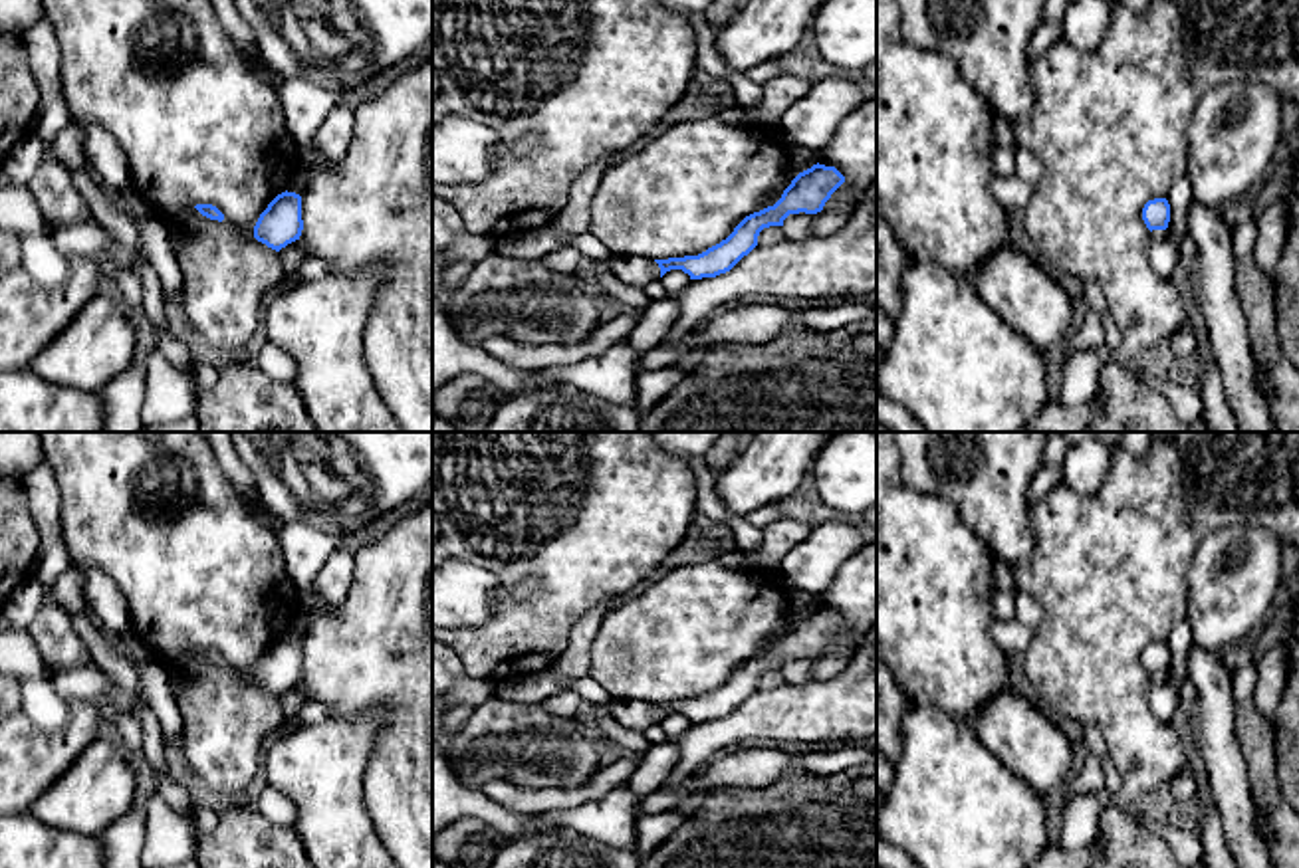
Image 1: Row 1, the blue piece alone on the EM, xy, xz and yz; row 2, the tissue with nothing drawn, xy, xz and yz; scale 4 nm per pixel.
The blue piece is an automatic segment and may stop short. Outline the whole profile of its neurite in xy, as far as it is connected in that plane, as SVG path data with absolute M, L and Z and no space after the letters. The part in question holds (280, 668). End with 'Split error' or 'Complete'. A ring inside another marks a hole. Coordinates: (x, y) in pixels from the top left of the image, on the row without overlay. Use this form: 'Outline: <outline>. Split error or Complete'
Outline: M286 634L260 658L254 670L254 682L280 696L288 688L299 684L301 674L301 640Z. Complete

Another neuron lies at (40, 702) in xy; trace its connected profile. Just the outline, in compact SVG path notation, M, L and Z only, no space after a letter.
M48 678L20 680L22 711L44 731L56 733L69 723L69 700L61 698Z

